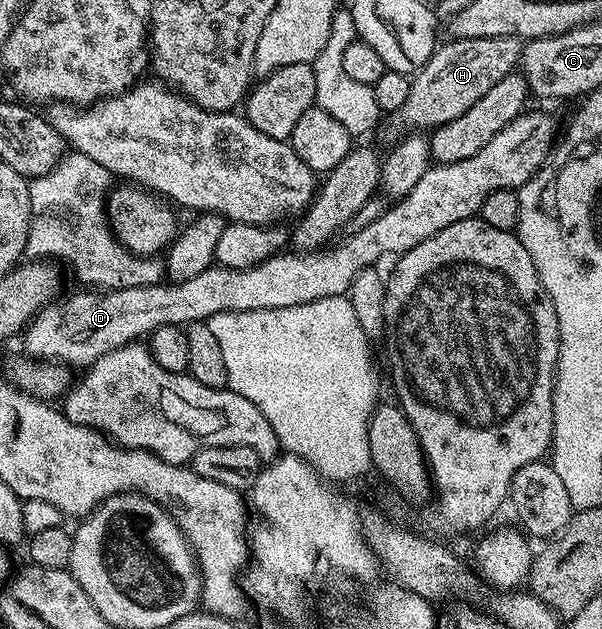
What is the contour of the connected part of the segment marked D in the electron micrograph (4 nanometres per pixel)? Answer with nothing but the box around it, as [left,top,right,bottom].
[22,111,562,369]

